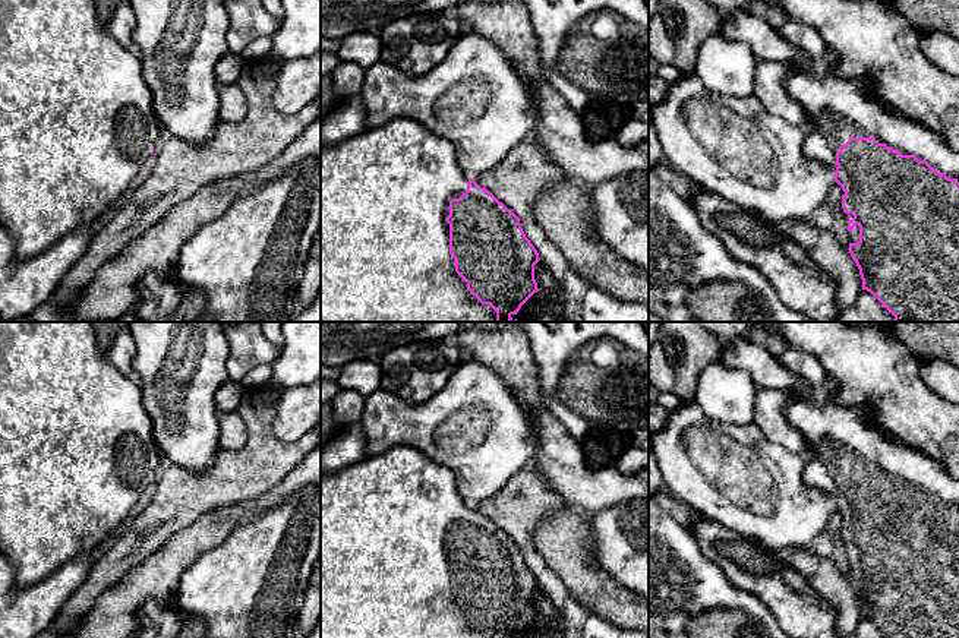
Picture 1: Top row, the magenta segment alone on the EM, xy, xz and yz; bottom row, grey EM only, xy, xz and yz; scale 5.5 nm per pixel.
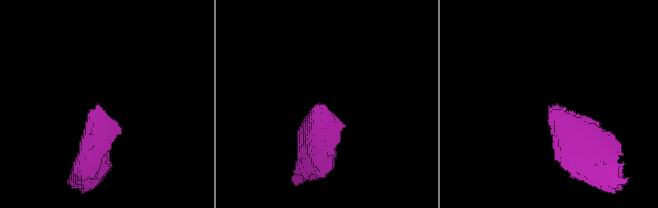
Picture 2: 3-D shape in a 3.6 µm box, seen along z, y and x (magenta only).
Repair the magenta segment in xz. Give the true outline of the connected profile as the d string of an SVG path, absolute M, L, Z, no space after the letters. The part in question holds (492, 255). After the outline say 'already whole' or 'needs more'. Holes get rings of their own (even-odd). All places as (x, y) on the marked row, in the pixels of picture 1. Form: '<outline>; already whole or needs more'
M397 119L341 143L321 146L321 322L521 322L536 320L543 296L534 279L537 250L526 237L520 218L489 190L469 180L458 165L454 145L422 123Z; needs more

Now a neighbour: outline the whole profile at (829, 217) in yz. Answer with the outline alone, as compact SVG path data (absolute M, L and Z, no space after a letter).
M835 181L827 199L810 217L810 221L823 231L830 231L837 241L849 249L848 221L842 208L842 187Z

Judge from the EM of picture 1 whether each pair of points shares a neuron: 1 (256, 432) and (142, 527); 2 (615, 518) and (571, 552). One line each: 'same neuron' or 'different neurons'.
1: same neuron
2: different neurons

